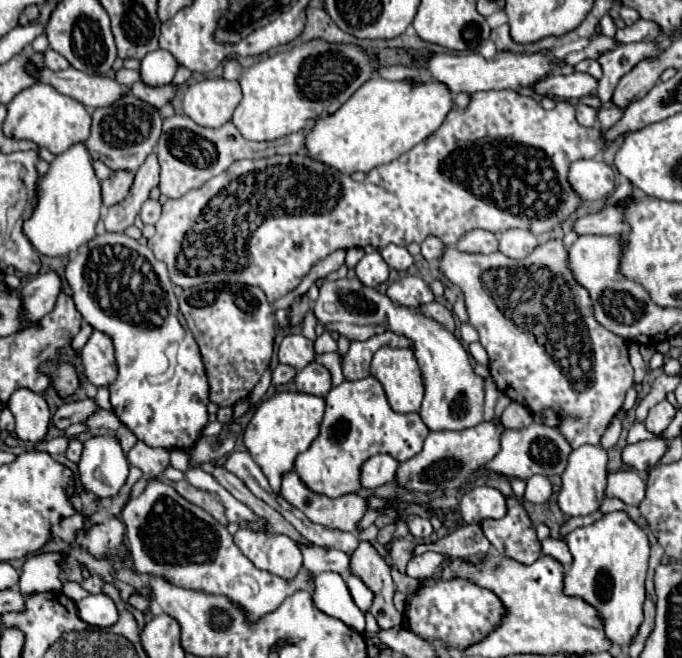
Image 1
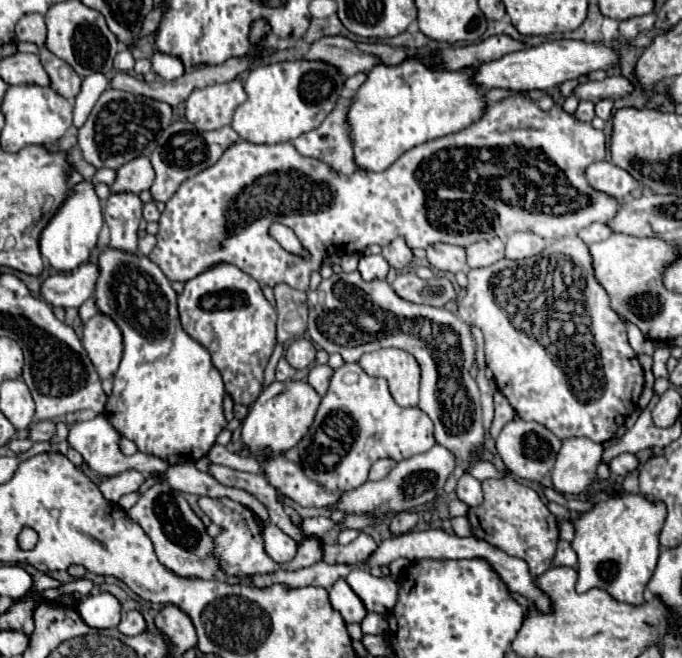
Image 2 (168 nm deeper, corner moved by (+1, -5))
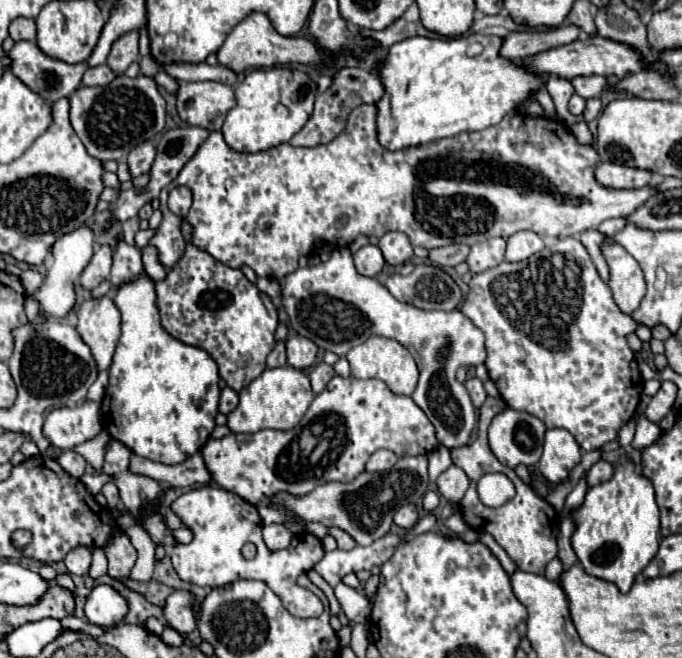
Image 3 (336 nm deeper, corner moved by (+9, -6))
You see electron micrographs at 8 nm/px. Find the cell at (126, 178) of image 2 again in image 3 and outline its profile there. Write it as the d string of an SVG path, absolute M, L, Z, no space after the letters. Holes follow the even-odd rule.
M142 142L140 146L136 146L132 150L132 154L128 154L128 166L130 166L130 174L132 176L140 176L144 172L148 172L152 168L152 162L154 162L154 156L156 156L156 150L152 146L152 142Z

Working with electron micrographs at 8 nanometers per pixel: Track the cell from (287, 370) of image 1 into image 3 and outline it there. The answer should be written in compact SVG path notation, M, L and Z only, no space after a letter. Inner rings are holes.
M280 340L280 342L276 342L274 350L268 356L268 368L272 368L272 366L286 366L286 364L288 364L288 360L286 360L286 346L284 346L284 340Z

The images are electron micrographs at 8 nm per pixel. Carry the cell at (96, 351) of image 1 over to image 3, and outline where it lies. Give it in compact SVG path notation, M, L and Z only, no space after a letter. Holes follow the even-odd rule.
M110 296L88 298L82 302L76 330L88 342L98 370L108 370L120 340L120 312Z

